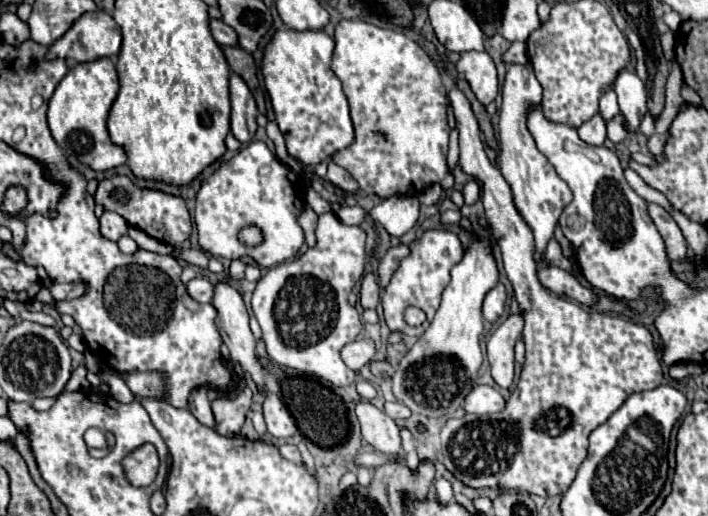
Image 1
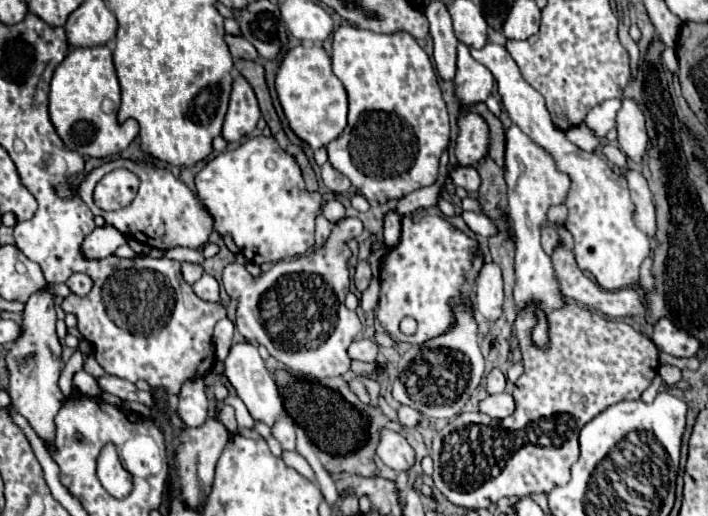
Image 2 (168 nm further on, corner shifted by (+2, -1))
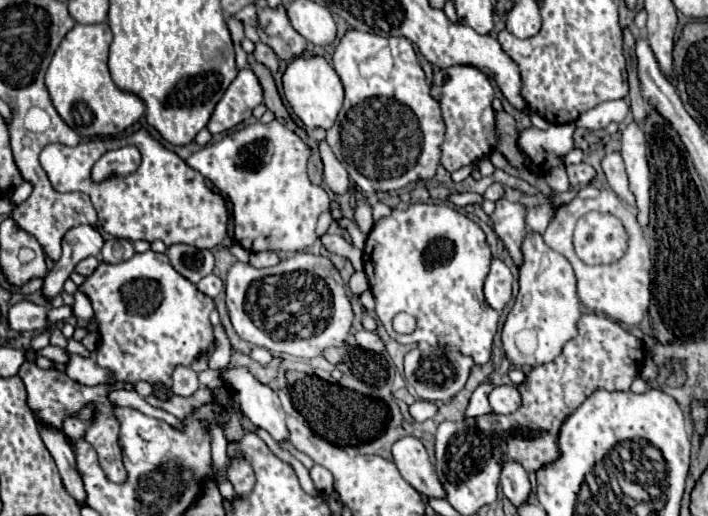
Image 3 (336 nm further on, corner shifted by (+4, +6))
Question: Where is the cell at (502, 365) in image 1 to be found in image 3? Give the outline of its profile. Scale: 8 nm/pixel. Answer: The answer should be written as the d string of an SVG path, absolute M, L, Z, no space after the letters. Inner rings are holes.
M483 382L473 394L471 394L471 400L469 400L469 406L465 410L465 418L479 418L479 416L485 416L485 414L491 414L491 406L489 406L489 392L493 390L493 384L489 382Z

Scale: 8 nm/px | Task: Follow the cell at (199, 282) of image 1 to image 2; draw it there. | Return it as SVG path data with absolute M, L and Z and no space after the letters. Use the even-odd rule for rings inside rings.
M203 275L197 283L193 283L193 291L203 301L219 301L219 283L211 275Z

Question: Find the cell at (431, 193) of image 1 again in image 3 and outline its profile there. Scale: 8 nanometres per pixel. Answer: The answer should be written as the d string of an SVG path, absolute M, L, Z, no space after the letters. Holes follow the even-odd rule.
M493 258L491 272L485 280L485 298L487 298L487 302L497 312L501 312L505 308L505 304L511 300L511 290L513 290L511 270L499 258Z

